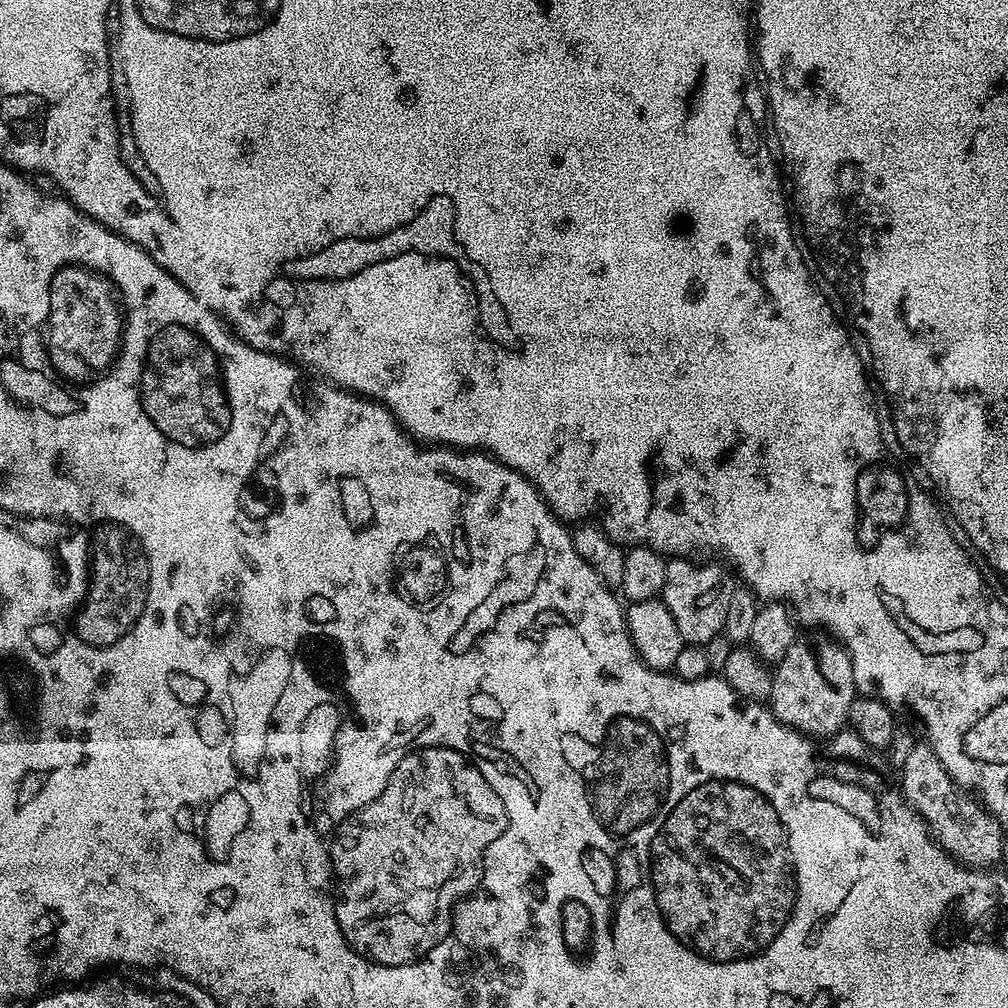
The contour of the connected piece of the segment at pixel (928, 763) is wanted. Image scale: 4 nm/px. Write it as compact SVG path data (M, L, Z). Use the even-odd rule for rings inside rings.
M916 743L914 750L910 750L906 762L898 770L898 776L900 776L900 784L898 783L900 795L923 818L936 843L941 848L945 848L952 855L953 860L967 864L973 870L988 870L1005 859L1002 854L1002 846L1006 843L1006 836L1004 836L1005 829L1000 821L980 803L975 795L961 789L946 770L946 766L942 766L938 754L934 754L931 744Z

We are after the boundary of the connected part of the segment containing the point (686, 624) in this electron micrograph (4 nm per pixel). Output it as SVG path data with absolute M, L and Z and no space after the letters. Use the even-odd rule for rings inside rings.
M692 558L668 560L662 599L670 614L674 614L674 623L678 625L678 634L682 634L684 643L703 646L710 642L710 638L721 635L724 631L734 576L723 563L695 564L694 561Z

